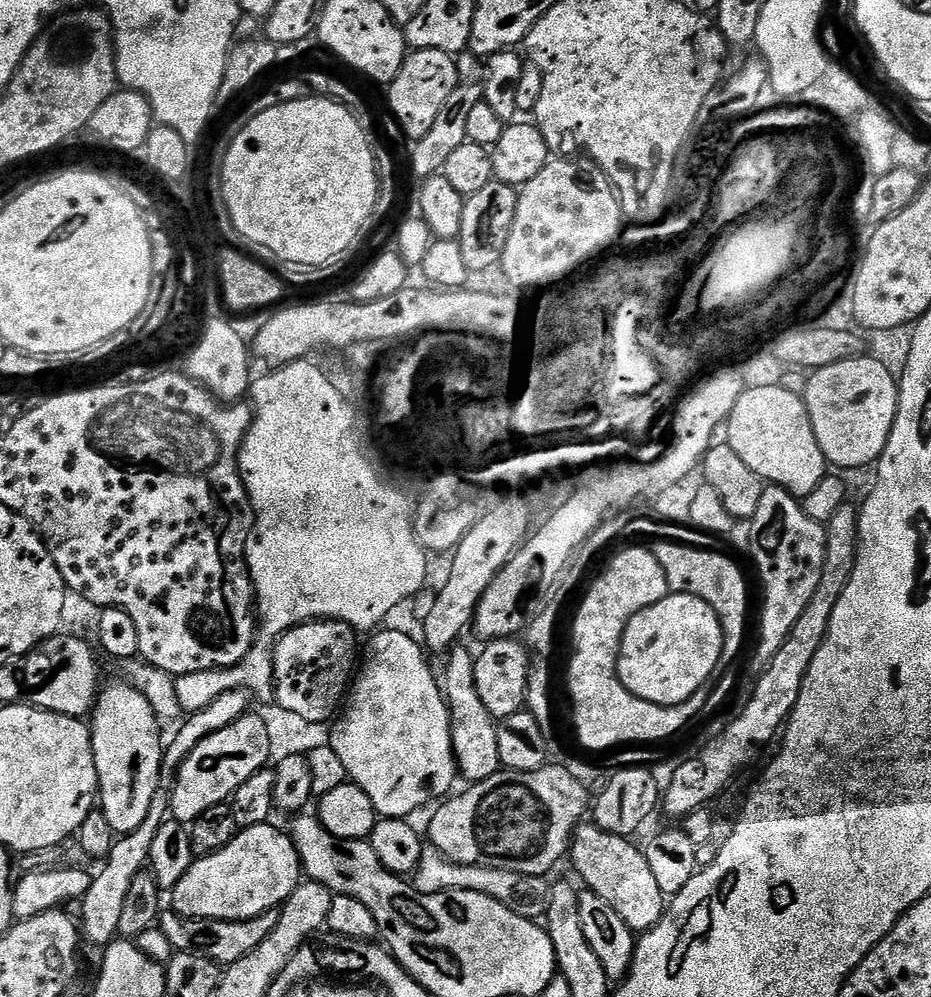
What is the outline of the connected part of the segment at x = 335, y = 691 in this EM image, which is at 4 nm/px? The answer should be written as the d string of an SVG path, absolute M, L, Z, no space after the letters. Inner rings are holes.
M340 620L308 621L285 632L273 649L275 703L284 708L284 710L289 710L310 722L331 721L339 711L351 685L358 660L356 636L358 636L357 631Z

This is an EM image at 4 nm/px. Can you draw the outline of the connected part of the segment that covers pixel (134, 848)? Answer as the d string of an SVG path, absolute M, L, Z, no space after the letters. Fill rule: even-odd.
M247 691L227 692L210 706L202 710L191 713L187 717L188 721L177 730L172 736L172 741L167 741L164 749L164 760L160 763L160 789L154 794L154 802L150 802L150 810L146 814L146 822L140 823L135 830L123 833L117 839L115 846L110 850L110 854L99 865L100 873L97 871L92 878L90 890L84 895L82 903L79 905L80 916L79 923L82 925L82 936L85 941L99 946L107 946L117 939L119 930L119 918L122 913L122 906L125 905L126 894L129 893L130 884L136 875L145 869L148 864L148 855L150 846L154 846L154 838L158 830L164 825L165 820L170 816L170 793L177 772L180 771L180 764L210 734L230 726L238 718L242 718L249 711L248 700L250 696ZM84 923L84 924L83 924Z

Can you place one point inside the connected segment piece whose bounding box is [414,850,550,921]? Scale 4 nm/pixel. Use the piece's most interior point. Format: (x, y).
(526, 894)

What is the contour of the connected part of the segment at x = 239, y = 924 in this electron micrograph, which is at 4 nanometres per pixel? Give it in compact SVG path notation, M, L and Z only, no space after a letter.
M171 910L159 917L159 930L169 939L170 946L176 952L197 952L210 958L215 964L227 966L238 962L238 958L246 958L254 946L262 946L262 942L278 926L279 911L263 912L249 920L203 920L193 916L180 916Z

